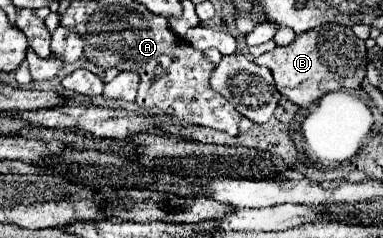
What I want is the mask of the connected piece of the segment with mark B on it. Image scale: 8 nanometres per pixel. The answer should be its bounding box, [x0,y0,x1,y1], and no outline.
[253,23,367,109]

